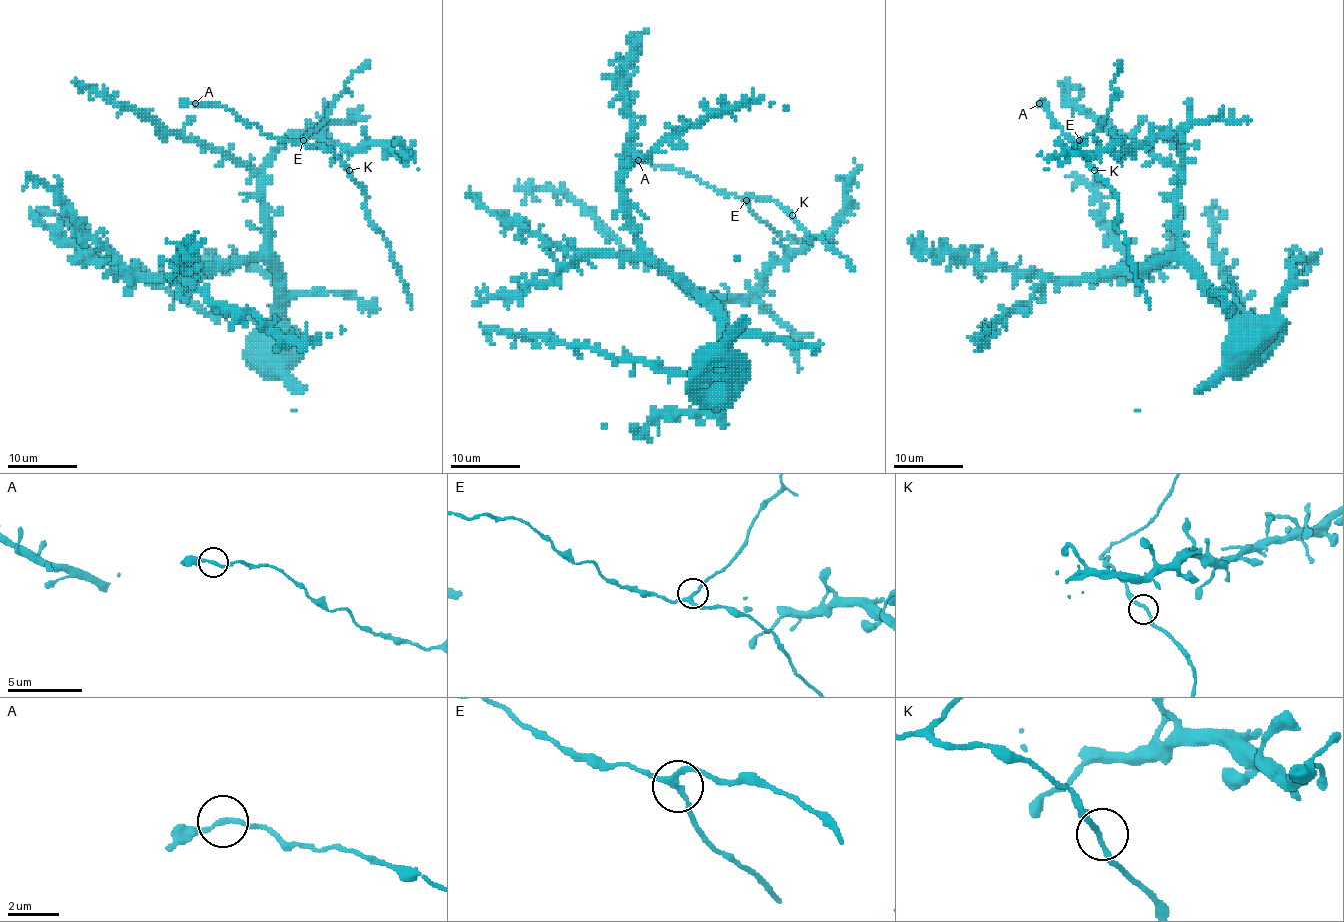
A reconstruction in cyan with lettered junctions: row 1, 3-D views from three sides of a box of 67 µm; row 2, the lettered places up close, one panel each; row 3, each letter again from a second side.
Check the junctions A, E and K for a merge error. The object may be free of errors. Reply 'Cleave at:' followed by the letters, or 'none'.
Cleave at: none

